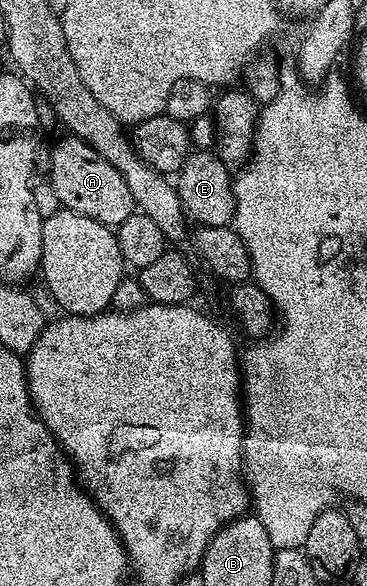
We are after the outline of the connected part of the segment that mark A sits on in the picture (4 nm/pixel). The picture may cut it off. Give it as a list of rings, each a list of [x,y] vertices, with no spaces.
[[[63,136],[52,148],[49,181],[53,192],[57,192],[57,200],[62,209],[89,216],[112,228],[118,228],[136,209],[129,184],[125,184],[121,172],[117,172],[117,168],[113,168],[105,156],[74,136]]]

